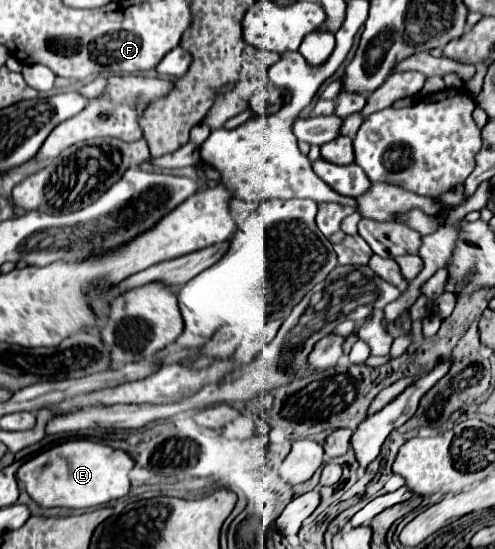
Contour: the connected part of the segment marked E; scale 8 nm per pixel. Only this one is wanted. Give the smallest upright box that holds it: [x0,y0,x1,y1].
[17,439,135,509]

